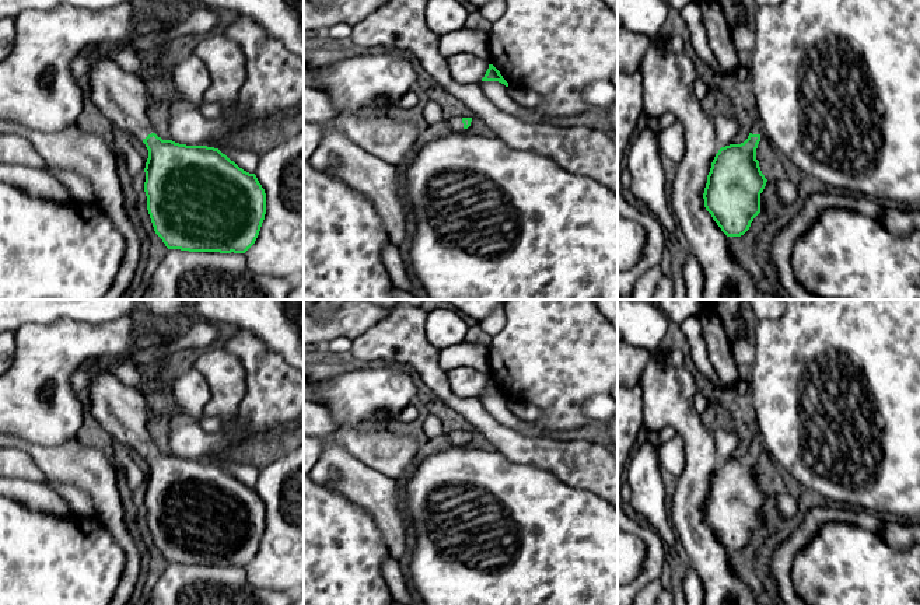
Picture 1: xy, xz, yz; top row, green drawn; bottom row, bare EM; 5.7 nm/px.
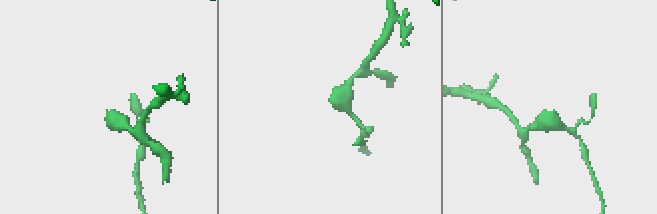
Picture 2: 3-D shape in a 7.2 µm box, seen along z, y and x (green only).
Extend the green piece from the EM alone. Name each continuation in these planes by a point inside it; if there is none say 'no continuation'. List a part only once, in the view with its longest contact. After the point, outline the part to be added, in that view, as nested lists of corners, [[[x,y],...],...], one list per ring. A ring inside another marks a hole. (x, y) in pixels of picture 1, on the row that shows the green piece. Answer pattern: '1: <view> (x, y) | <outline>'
1: xz (455, 125) | [[[452,118],[452,119],[448,119],[445,123],[444,123],[445,127],[448,127],[451,132],[454,133],[462,133],[465,129],[464,129],[464,123],[462,123],[462,118]]]

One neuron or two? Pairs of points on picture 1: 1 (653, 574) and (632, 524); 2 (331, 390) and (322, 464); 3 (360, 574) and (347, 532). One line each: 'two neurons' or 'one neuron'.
1: one neuron
2: two neurons
3: one neuron

